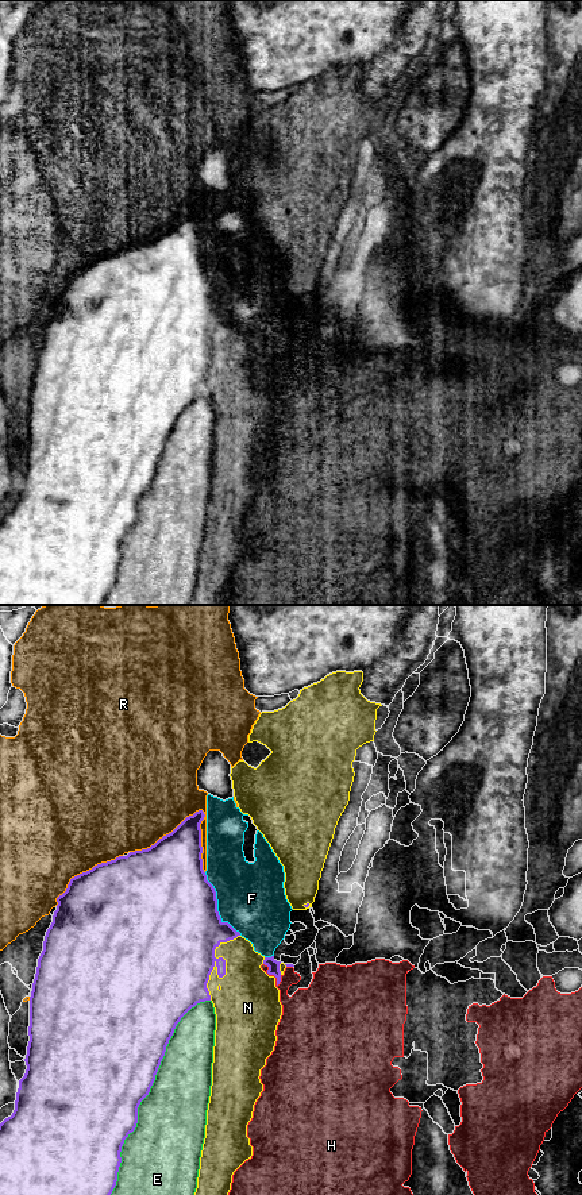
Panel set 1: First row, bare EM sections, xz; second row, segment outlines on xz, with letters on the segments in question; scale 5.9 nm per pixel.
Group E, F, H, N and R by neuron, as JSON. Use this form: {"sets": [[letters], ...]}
{"sets": [["E"], ["F", "H", "R"], ["N"]]}

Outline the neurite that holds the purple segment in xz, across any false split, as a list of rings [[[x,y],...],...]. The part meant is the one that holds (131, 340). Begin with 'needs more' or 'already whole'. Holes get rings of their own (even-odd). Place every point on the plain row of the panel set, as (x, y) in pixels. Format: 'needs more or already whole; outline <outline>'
already whole; outline [[[199,205],[150,243],[97,259],[72,273],[66,286],[57,293],[57,305],[45,331],[30,392],[30,436],[24,454],[27,464],[19,475],[14,508],[0,519],[0,605],[104,605],[117,577],[122,541],[136,523],[138,502],[150,487],[169,435],[192,402],[211,396],[207,378],[213,362],[217,362],[219,373],[226,370],[226,355],[216,354],[215,344],[240,331],[228,317],[221,316],[216,286],[203,265],[200,219],[204,212],[204,207]]]

